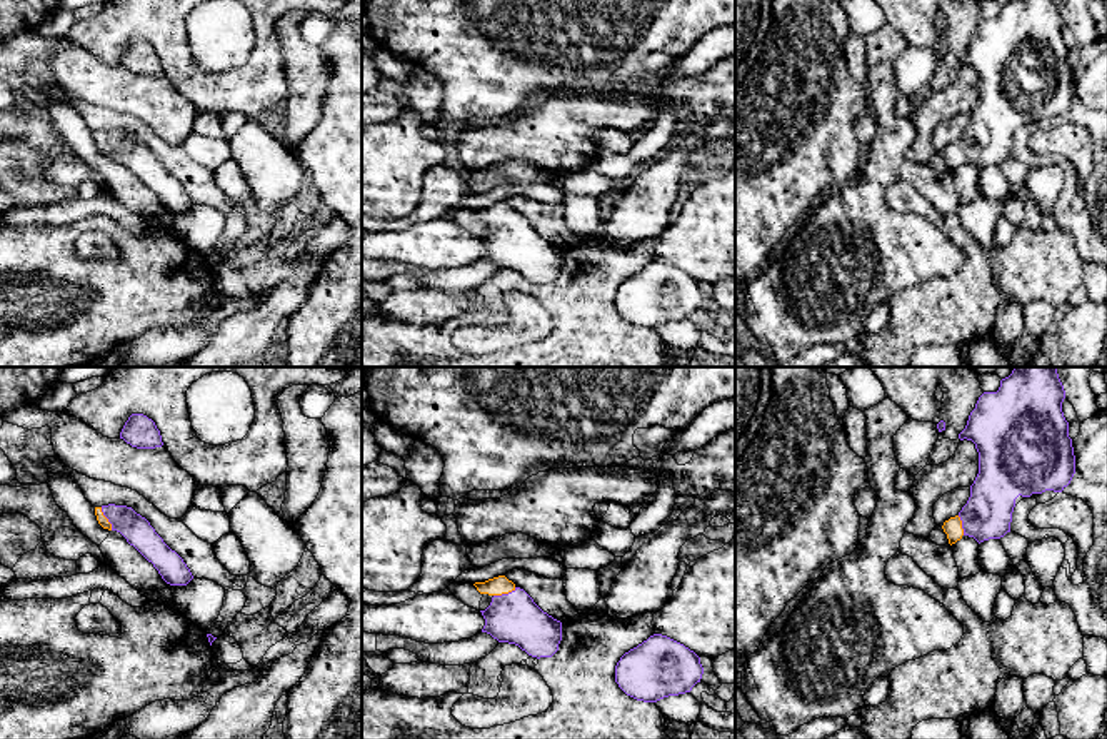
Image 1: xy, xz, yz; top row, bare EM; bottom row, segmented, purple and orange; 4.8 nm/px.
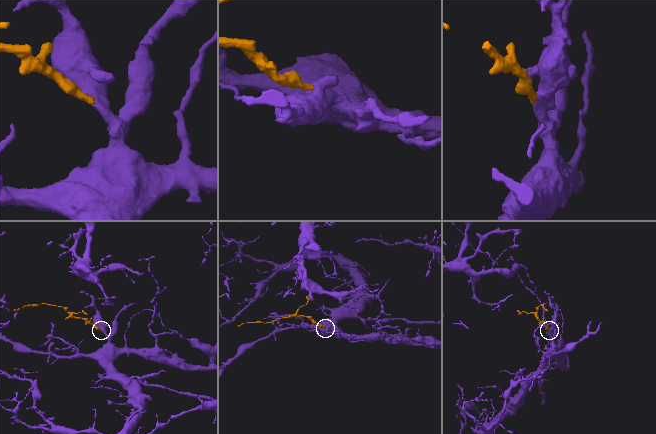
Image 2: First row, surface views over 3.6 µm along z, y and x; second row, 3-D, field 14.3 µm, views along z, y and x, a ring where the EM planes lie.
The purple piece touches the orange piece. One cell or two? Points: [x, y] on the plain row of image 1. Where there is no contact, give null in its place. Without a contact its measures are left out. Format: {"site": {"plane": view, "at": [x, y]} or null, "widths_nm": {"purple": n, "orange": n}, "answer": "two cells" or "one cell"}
{"site": {"plane": "xz", "at": [504, 221]}, "widths_nm": {"purple": 240, "orange": 90}, "answer": "one cell"}

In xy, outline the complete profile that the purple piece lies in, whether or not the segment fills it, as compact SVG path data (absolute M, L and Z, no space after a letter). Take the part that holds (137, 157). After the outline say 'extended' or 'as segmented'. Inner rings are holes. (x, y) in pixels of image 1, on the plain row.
M127 132L95 133L95 142L103 155L120 158L170 212L187 212L193 202L183 185L172 177L155 158L150 148Z; extended

